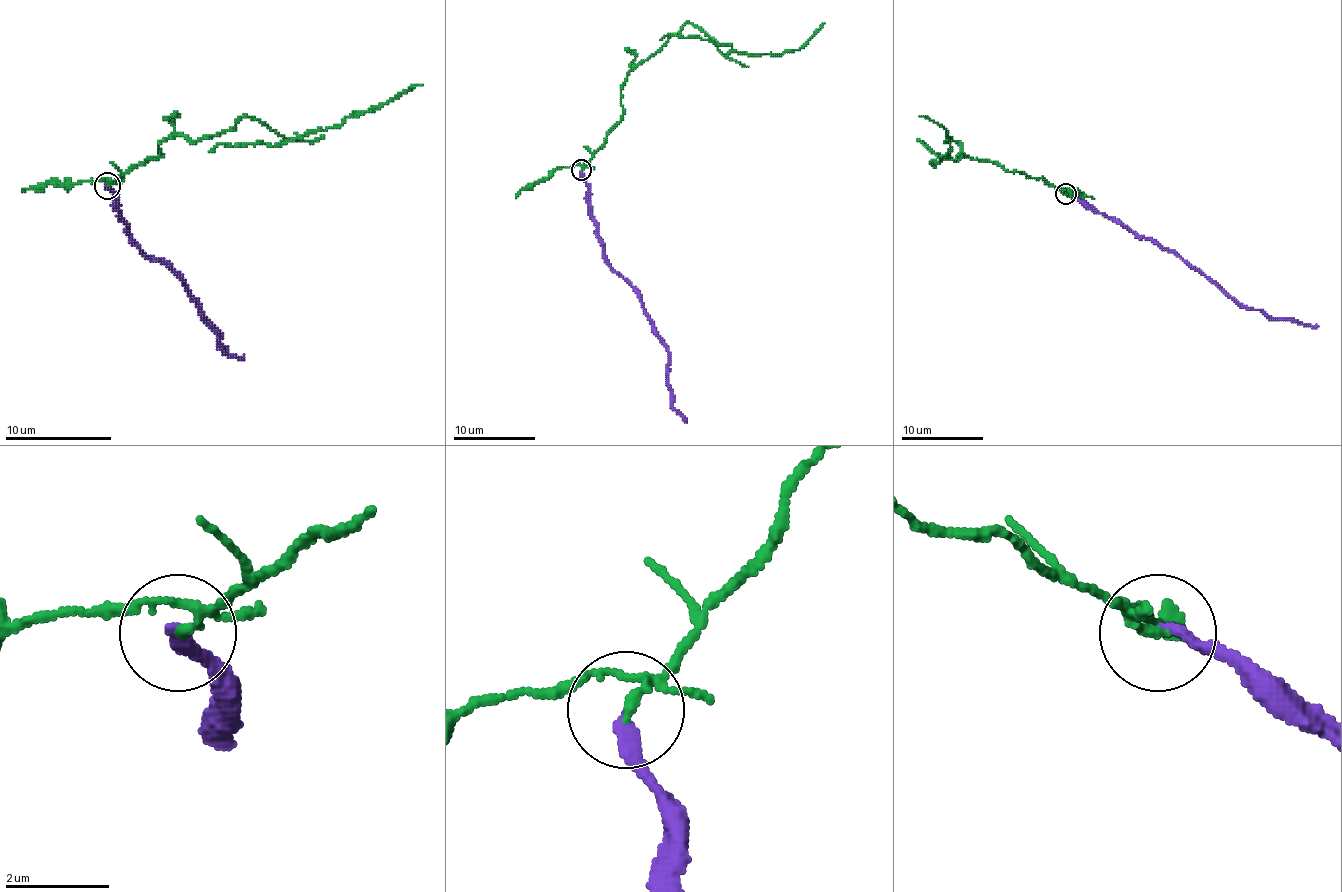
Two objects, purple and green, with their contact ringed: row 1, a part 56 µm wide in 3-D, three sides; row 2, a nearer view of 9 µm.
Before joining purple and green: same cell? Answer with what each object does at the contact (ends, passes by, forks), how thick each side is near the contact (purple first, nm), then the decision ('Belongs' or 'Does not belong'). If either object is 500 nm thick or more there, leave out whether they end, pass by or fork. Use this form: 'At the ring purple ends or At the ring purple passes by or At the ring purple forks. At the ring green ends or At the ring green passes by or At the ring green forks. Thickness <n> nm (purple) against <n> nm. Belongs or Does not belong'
At the ring purple ends. At the ring green forks. Thickness 240 nm (purple) against 110 nm. Does not belong

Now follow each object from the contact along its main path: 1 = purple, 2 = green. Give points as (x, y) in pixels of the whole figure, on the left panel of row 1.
1: (108, 184), (137, 245), (196, 298), (217, 328), (220, 346), (244, 357)
2: (108, 186), (134, 165), (161, 157), (158, 144), (182, 136), (201, 141), (244, 117), (294, 141), (422, 85)

